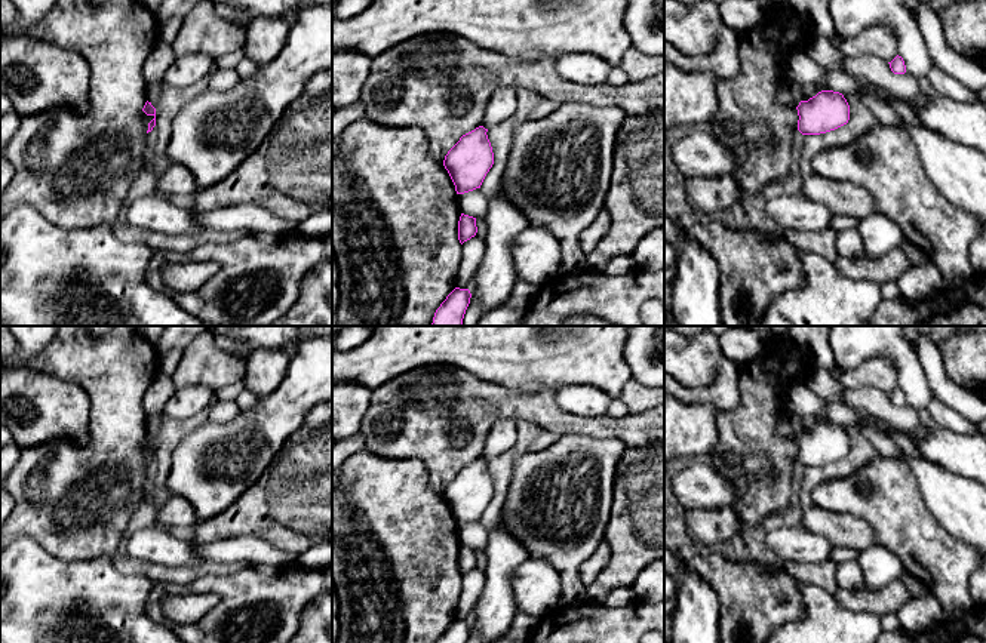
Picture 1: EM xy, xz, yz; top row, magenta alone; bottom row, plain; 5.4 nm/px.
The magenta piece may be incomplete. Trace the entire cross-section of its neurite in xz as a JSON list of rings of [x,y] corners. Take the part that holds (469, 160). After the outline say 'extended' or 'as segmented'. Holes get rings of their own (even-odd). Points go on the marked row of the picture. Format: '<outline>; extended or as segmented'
[[[483,126],[463,135],[448,151],[443,166],[448,170],[457,194],[480,188],[494,164],[494,153]]]; as segmented

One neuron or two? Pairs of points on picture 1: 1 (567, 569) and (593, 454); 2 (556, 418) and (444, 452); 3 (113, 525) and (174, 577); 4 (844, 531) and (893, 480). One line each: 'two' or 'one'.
1: one
2: one
3: one
4: two

